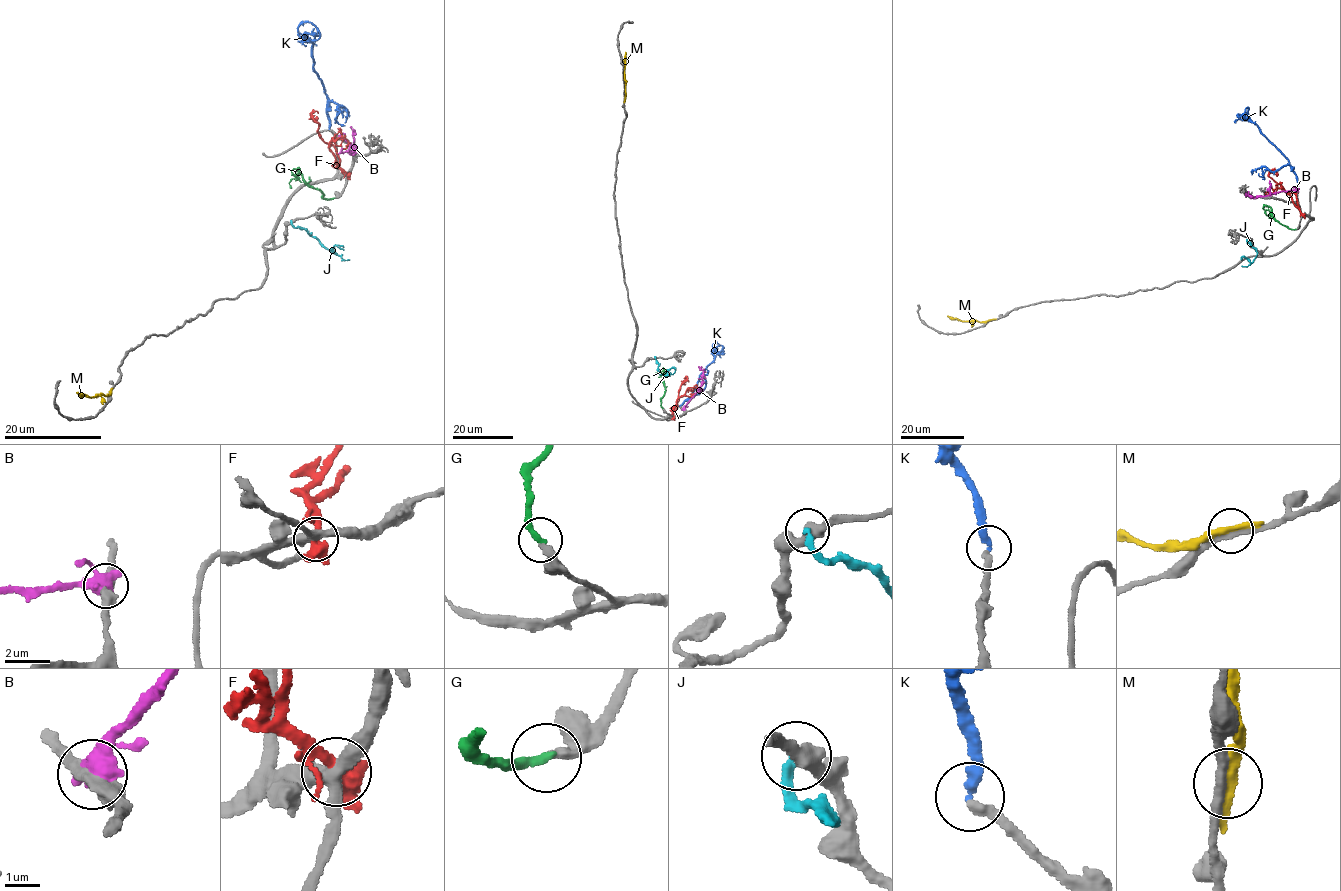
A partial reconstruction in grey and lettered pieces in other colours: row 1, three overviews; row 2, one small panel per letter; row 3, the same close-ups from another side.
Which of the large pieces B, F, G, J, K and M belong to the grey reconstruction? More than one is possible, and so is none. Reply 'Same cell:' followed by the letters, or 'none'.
Same cell: G

